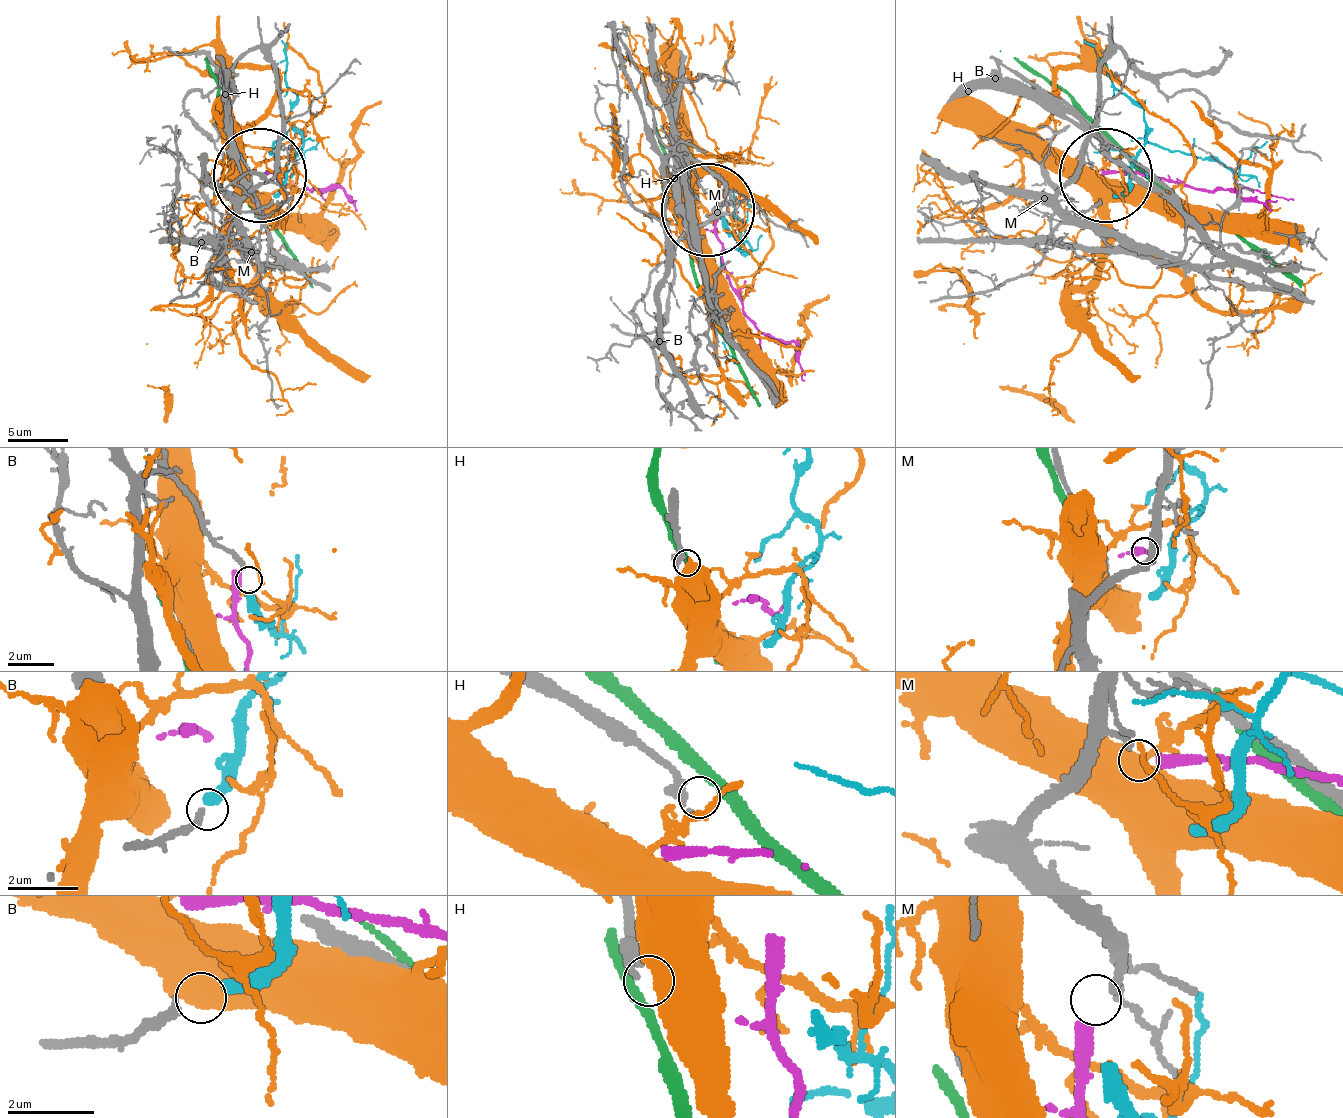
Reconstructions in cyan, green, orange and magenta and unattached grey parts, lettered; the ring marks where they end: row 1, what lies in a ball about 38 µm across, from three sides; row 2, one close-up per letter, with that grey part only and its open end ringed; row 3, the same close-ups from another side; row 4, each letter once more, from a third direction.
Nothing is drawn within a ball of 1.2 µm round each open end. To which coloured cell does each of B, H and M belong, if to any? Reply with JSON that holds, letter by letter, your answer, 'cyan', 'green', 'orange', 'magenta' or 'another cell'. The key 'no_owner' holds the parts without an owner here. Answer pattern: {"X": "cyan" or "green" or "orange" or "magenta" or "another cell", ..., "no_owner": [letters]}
{"B": "cyan", "H": "another cell", "M": "magenta", "no_owner": ["H"]}

